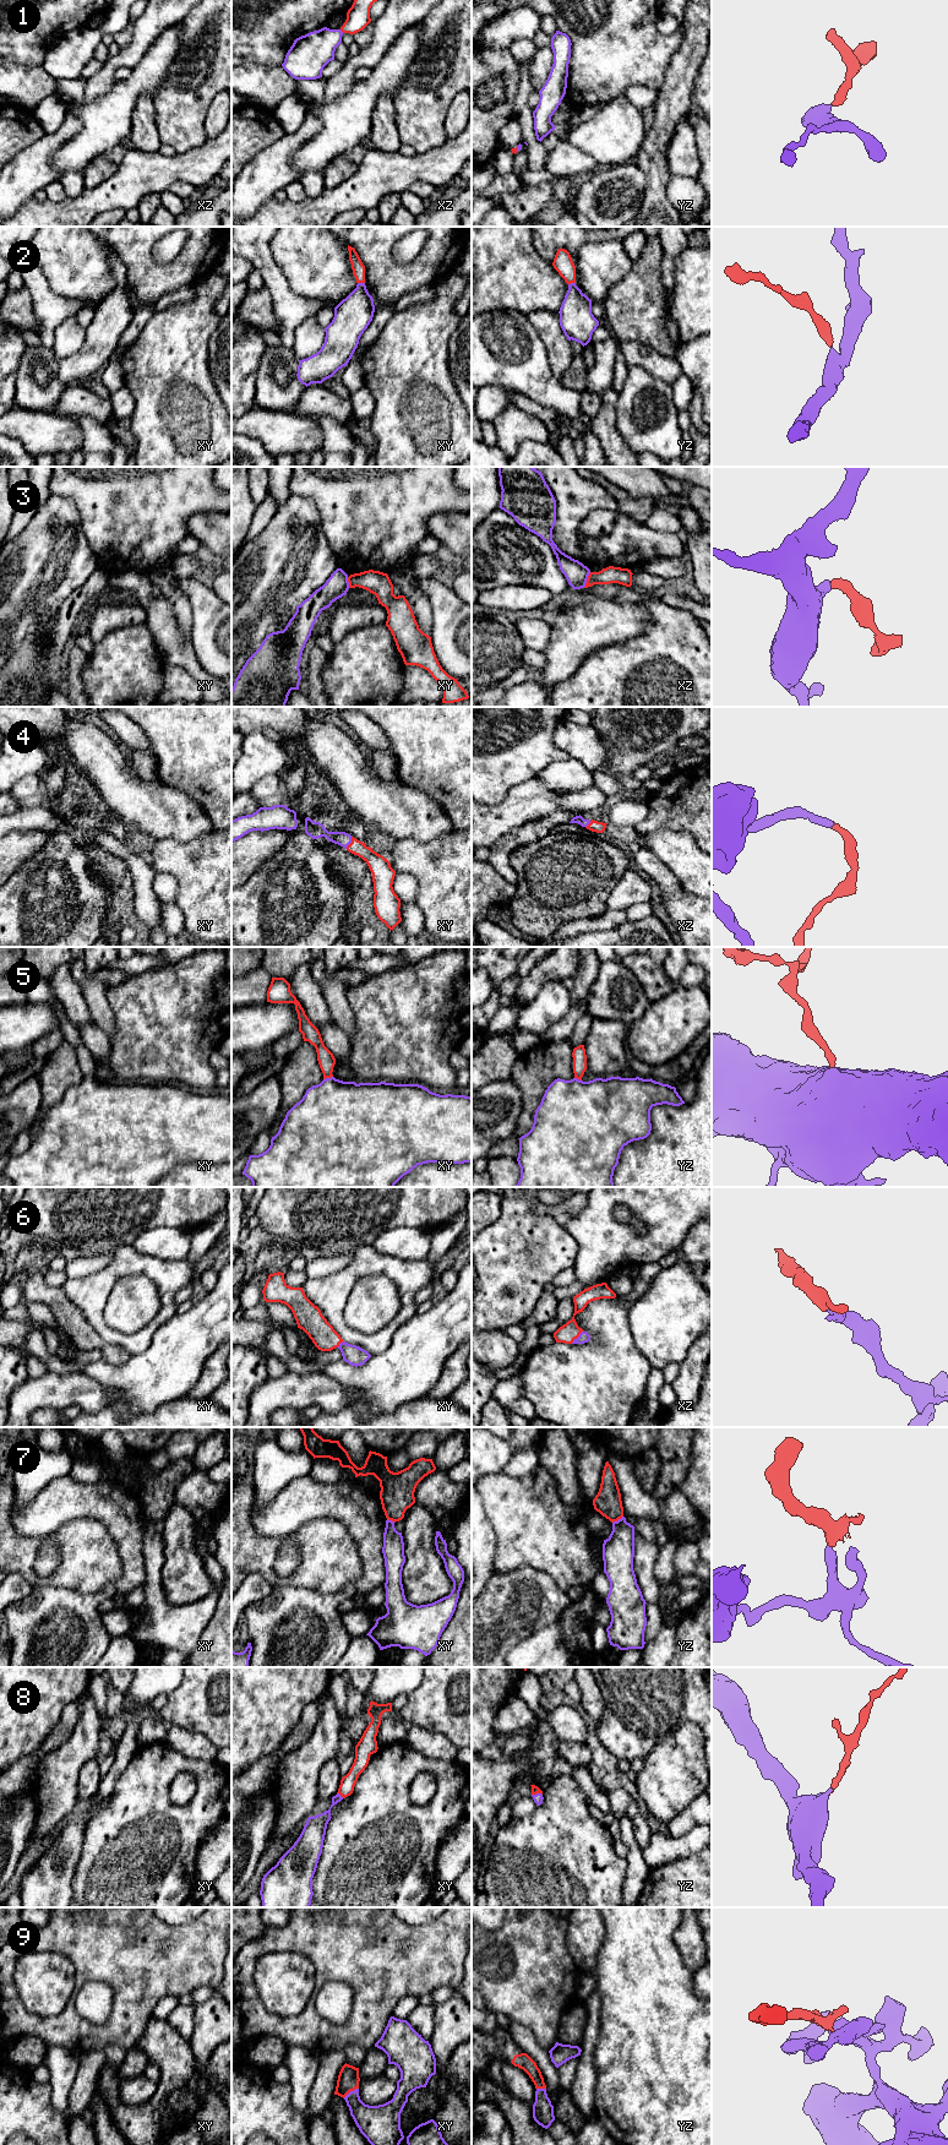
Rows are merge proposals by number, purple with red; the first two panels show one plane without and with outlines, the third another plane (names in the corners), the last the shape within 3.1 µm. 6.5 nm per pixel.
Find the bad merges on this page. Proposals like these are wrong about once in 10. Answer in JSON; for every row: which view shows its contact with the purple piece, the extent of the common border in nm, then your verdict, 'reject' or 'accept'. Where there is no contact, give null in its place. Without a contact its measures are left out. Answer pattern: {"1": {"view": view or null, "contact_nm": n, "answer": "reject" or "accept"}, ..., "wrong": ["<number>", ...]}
{"1": {"view": "xz", "contact_nm": 40, "answer": "accept"}, "2": {"view": "xy", "contact_nm": 50, "answer": "accept"}, "3": {"view": "xz", "contact_nm": 120, "answer": "reject"}, "4": {"view": "xy", "contact_nm": 90, "answer": "accept"}, "5": {"view": "xy", "contact_nm": 70, "answer": "accept"}, "6": {"view": "xz", "contact_nm": 120, "answer": "accept"}, "7": {"view": "yz", "contact_nm": 90, "answer": "reject"}, "8": {"view": "xy", "contact_nm": 60, "answer": "accept"}, "9": {"view": "xy", "contact_nm": 120, "answer": "accept"}, "wrong": ["3", "7"]}

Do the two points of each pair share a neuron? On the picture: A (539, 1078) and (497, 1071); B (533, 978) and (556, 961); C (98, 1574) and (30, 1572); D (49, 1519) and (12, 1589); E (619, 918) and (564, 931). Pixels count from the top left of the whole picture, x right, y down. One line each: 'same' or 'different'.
A: different
B: same
C: same
D: different
E: same

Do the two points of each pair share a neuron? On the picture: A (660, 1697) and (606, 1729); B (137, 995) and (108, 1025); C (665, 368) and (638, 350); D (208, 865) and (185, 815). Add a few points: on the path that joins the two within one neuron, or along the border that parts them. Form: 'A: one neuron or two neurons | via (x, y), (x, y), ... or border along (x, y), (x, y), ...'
A: one neuron | via (647, 1704), (628, 1722), (624, 1722), (620, 1726)
B: two neurons | border along (105, 991), (113, 1013), (112, 1036)
C: one neuron | via (659, 366), (644, 357)
D: two neurons | border along (214, 829), (186, 842), (167, 838)

